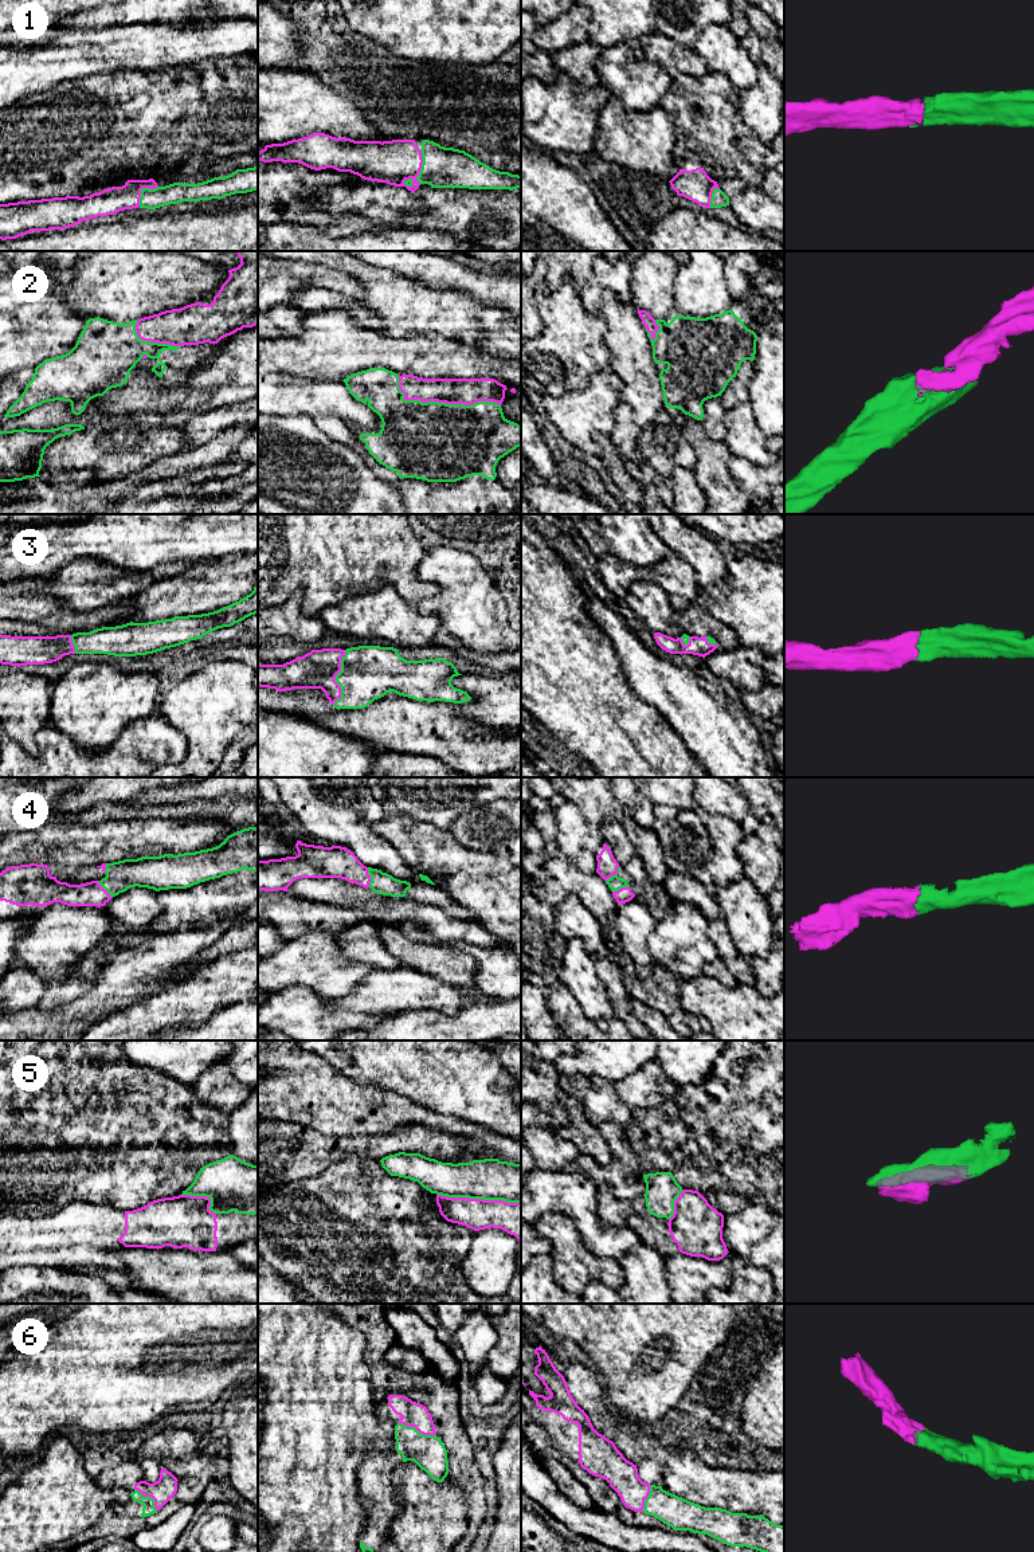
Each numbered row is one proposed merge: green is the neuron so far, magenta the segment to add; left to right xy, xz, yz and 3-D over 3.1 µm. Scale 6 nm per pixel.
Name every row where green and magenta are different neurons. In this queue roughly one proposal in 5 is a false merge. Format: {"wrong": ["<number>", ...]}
{"wrong": ["5"]}

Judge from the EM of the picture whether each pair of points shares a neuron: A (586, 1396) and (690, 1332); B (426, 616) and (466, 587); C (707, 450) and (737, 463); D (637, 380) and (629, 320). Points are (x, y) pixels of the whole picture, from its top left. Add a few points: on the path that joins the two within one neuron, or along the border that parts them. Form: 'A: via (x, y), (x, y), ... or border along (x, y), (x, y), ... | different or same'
A: border along (604, 1391), (608, 1402) | different
B: via (435, 611), (445, 608), (457, 596) | same
C: border along (731, 455), (728, 471), (741, 490) | different
D: via (634, 365), (629, 334) | same

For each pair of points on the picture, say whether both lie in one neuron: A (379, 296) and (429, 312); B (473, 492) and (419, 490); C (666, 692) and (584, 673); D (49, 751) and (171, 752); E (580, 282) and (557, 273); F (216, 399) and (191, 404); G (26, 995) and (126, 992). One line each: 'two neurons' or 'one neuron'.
A: one neuron
B: one neuron
C: two neurons
D: one neuron
E: one neuron
F: two neurons
G: two neurons

